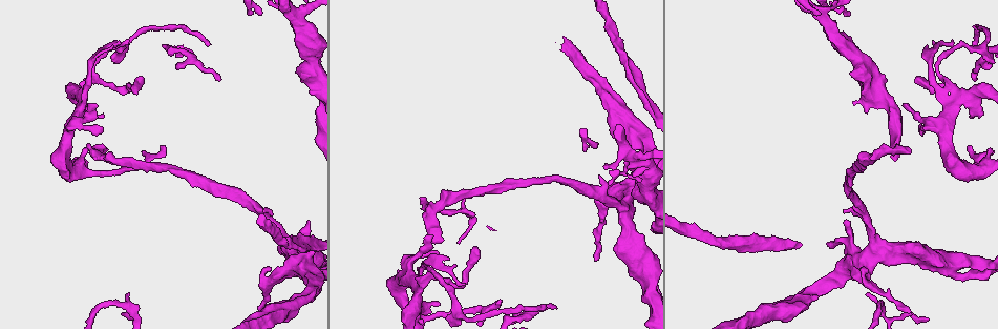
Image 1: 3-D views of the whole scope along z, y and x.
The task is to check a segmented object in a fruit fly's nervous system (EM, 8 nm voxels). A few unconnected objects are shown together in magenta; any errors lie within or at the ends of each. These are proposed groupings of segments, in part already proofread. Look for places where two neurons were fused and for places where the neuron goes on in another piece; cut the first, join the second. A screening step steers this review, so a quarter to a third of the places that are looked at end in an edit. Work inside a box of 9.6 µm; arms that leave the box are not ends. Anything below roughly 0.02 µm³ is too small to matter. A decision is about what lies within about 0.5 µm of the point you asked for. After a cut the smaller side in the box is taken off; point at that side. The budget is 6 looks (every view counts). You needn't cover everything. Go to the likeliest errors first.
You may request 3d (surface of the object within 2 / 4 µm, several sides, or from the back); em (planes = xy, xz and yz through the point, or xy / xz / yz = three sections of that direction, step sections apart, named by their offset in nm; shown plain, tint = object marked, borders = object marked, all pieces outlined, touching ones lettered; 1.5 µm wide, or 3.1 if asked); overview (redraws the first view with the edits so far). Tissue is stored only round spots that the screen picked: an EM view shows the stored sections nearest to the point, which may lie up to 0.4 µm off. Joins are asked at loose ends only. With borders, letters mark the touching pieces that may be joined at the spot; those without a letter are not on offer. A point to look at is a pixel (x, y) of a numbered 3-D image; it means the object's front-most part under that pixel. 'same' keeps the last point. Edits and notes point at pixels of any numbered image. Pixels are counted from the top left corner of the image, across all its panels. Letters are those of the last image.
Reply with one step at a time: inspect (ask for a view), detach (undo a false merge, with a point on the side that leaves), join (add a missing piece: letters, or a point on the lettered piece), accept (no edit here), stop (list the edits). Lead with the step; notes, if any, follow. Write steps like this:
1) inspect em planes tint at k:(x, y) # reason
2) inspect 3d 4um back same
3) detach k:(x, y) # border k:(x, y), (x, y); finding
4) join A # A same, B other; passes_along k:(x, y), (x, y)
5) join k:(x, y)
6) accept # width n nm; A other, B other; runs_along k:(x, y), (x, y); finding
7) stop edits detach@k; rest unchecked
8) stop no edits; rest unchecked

inspect 3d 2um at 1:(443, 239) # long arm stops here

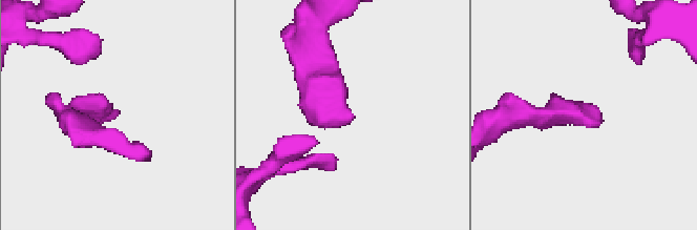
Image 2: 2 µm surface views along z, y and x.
inspect em xy step 8 tint at 2:(591, 117)

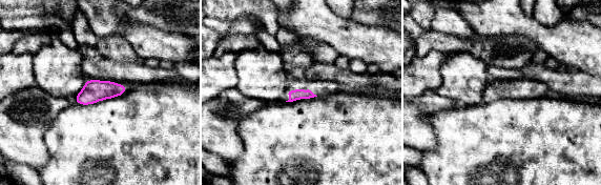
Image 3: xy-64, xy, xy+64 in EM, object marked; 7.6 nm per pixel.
inspect em planes borders same # cut it another way

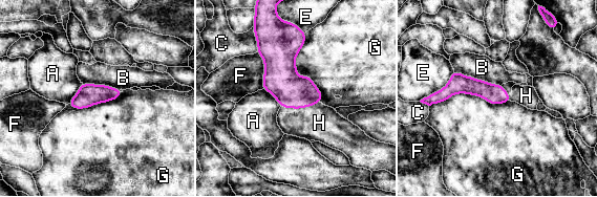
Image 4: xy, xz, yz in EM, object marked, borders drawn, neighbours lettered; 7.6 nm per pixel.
join 4:(319, 123) # A other, B other, C other, E other, F other, G other, H same; passes_along 4:(291, 91), (307, 106), (319, 123); the neuron continues

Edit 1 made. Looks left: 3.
inspect overview

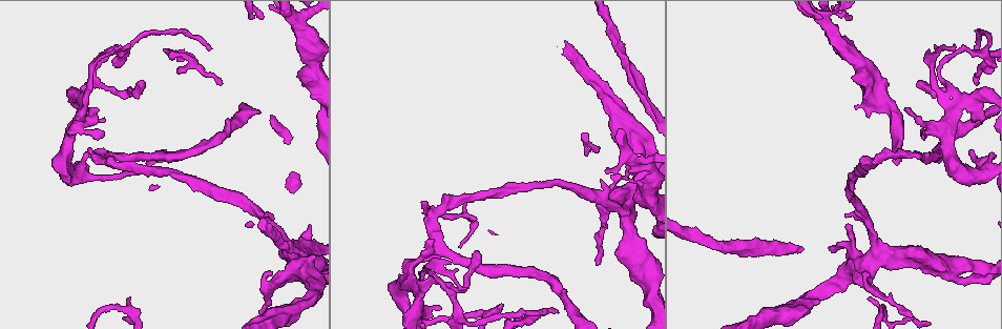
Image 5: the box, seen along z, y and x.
inspect 3d 4um at 5:(309, 226) # branch stops here

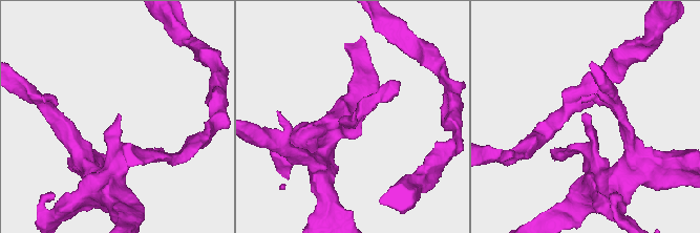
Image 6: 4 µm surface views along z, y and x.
inspect em planes borders at 6:(118, 115) # shape alone is not enough

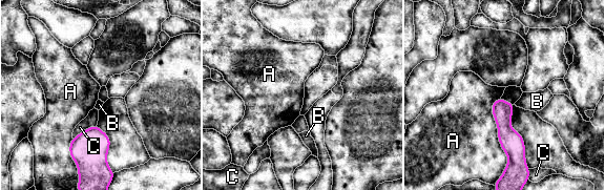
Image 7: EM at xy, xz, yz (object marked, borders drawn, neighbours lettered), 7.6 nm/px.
accept # A other, B other, C other; runs_along 7:(499, 101), (513, 144), (509, 167); no lettered piece goes on from it

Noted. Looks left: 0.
stop edits join@4; rest unchecked

